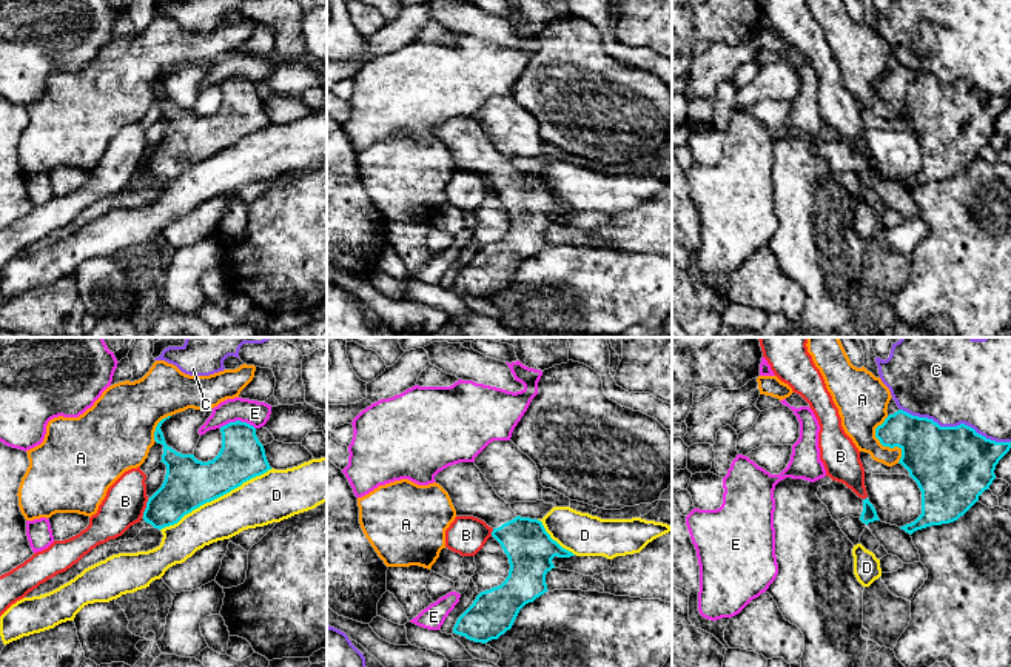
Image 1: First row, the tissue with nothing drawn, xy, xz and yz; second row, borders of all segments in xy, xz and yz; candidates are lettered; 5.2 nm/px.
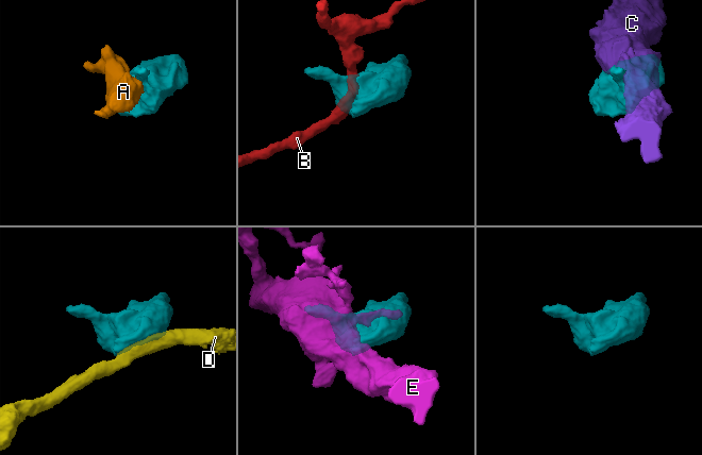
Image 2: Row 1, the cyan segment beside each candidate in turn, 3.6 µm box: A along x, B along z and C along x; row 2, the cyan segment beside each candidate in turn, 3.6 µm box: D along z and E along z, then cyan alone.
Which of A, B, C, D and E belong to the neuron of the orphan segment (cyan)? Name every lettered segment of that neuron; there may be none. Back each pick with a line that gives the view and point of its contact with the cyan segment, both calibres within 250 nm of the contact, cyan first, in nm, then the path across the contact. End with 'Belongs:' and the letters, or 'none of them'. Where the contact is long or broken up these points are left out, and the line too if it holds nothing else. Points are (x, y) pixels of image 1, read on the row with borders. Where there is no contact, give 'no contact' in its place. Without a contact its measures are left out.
Belongs: none of them

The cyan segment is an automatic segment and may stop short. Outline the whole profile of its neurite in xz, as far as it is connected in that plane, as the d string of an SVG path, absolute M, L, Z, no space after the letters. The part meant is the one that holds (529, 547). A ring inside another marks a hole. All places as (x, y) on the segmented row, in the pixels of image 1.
M475 462L450 465L435 476L450 496L456 516L473 516L493 528L492 536L501 544L509 558L510 570L506 581L490 590L481 592L473 604L458 618L453 633L475 642L498 639L512 628L519 610L544 595L547 590L546 575L555 568L552 559L575 556L550 538L538 519L521 518L501 499Z

